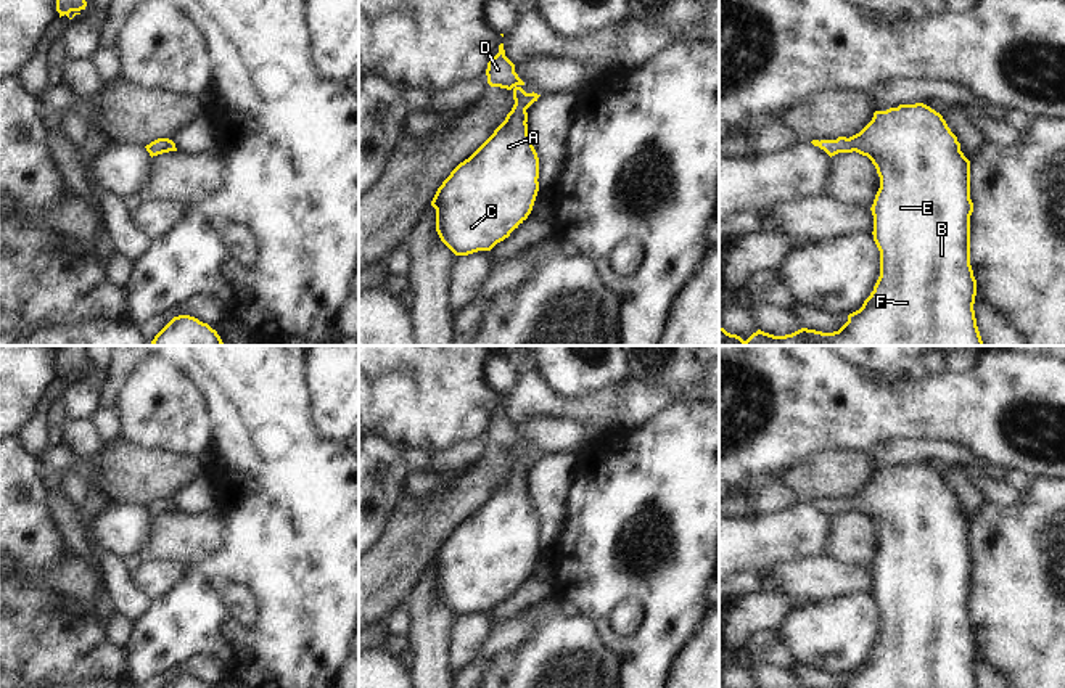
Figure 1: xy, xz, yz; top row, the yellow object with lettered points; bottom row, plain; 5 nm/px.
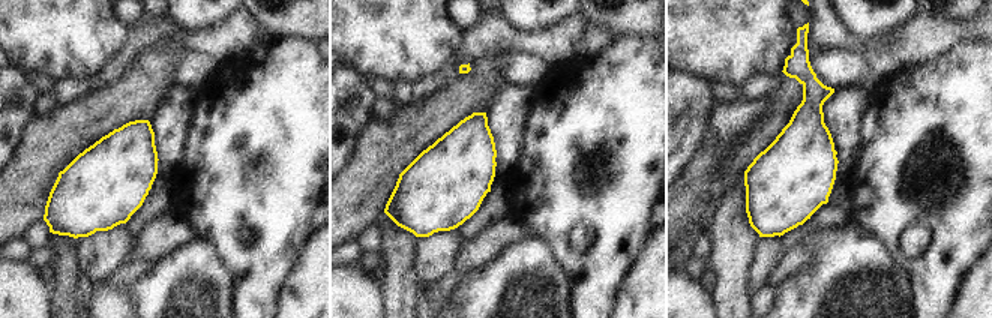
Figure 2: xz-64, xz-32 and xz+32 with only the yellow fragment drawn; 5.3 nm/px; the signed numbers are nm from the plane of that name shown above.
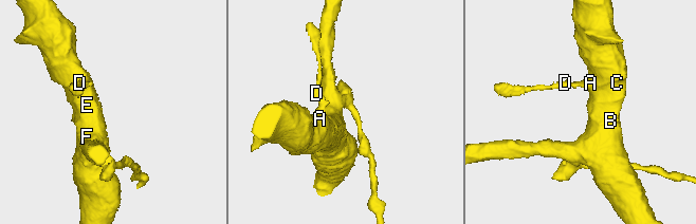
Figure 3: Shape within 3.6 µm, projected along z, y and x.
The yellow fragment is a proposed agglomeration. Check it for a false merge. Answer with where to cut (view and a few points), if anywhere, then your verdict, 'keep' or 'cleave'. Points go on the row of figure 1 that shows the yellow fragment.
no cut; keep

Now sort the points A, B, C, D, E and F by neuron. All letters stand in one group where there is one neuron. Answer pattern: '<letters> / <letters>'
A B C D E F

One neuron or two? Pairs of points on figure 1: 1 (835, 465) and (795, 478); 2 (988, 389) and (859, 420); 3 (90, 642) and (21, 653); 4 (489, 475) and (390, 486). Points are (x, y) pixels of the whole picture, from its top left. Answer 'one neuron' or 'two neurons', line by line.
1: one neuron
2: one neuron
3: one neuron
4: two neurons

